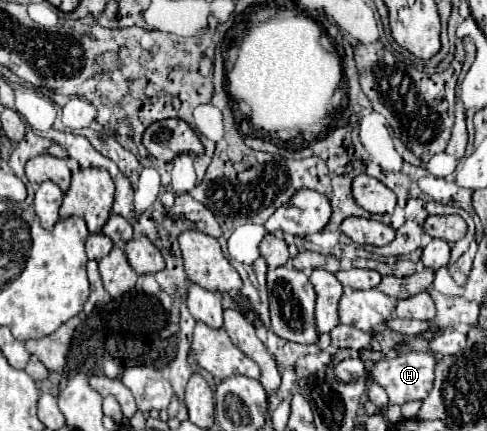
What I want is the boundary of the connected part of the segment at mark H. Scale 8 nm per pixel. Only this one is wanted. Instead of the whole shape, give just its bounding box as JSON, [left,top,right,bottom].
[373,352,439,404]

